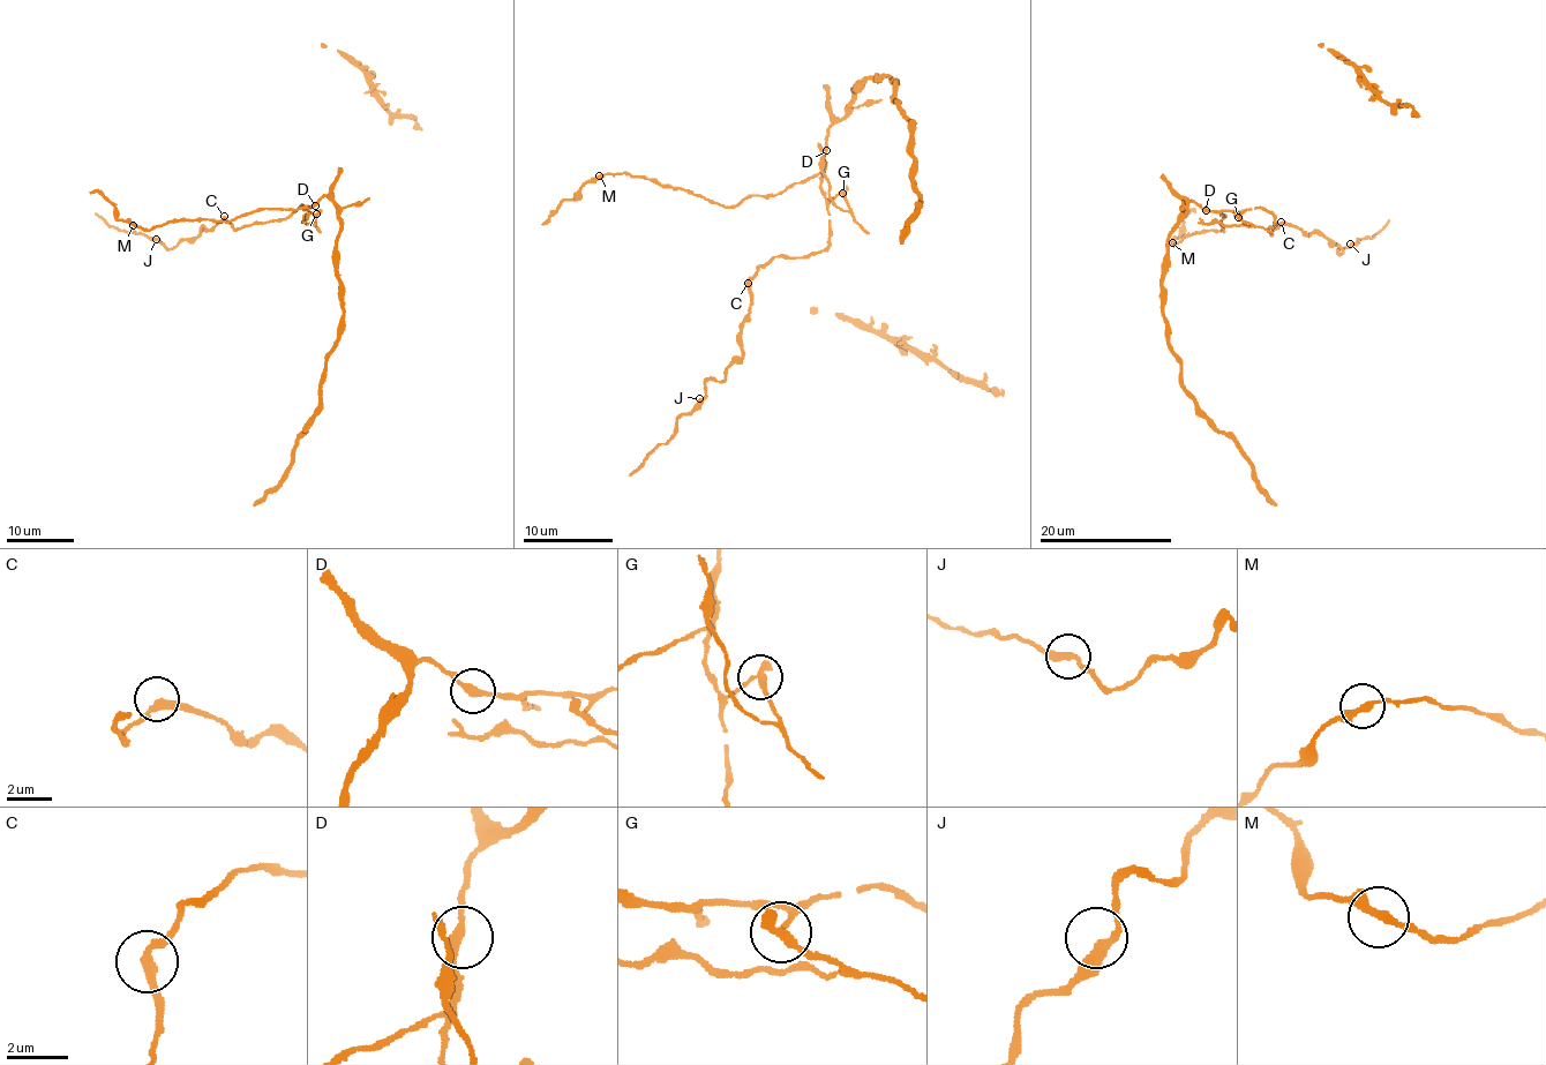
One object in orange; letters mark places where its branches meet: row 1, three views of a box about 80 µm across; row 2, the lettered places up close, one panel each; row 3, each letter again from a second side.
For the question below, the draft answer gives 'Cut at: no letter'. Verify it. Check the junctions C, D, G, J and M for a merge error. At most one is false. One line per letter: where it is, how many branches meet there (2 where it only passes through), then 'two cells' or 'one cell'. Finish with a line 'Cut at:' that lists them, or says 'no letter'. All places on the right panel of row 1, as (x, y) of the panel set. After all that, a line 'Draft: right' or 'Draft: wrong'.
C: (1281, 222) | 2 | one cell
D: (1206, 210) | 2 | one cell
G: (1238, 217) | 2 | two cells
J: (1350, 244) | 2 | one cell
M: (1172, 242) | 2 | one cell
Cut at: G
Draft: wrong

